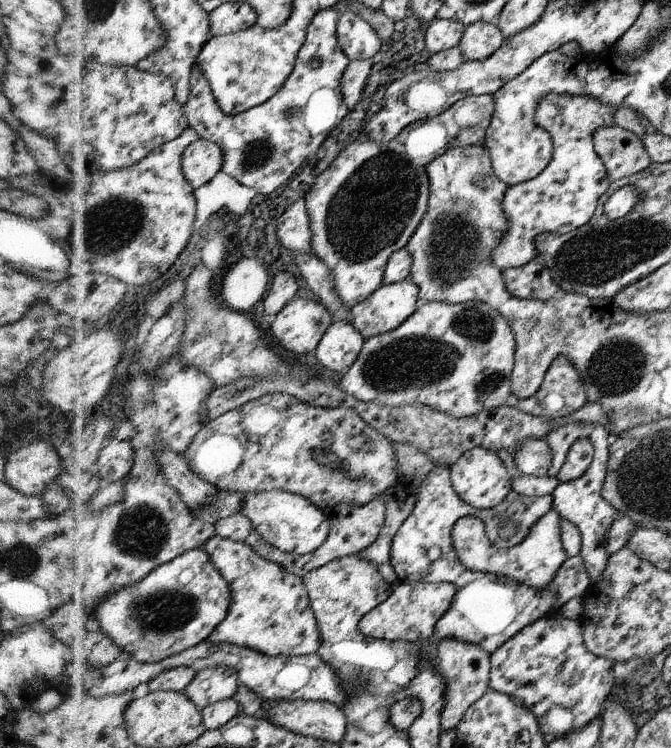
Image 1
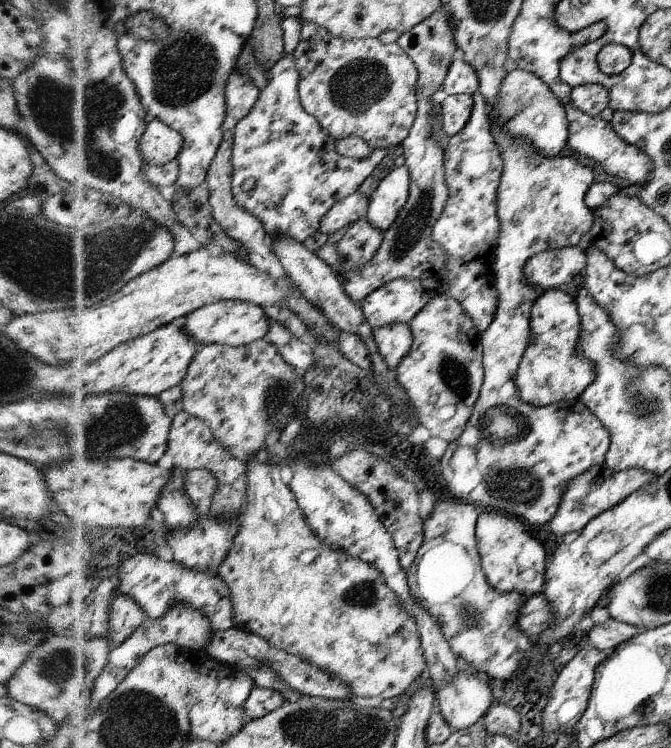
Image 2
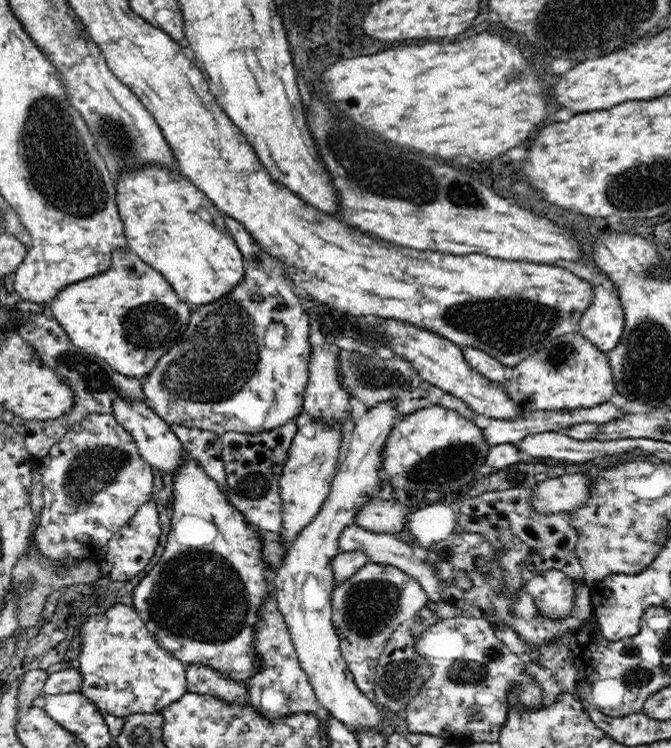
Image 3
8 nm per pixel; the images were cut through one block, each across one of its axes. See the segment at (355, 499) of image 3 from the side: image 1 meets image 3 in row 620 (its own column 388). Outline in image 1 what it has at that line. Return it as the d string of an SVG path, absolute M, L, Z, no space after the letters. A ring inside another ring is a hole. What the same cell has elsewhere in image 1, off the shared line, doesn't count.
M407 278L403 282L394 282L393 284L384 283L381 289L370 294L366 301L352 306L352 309L349 310L350 322L364 338L384 334L384 332L393 332L416 312L420 303L419 287L411 279Z

